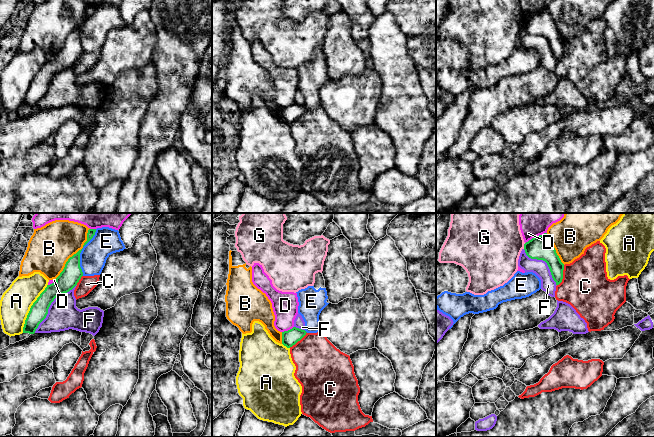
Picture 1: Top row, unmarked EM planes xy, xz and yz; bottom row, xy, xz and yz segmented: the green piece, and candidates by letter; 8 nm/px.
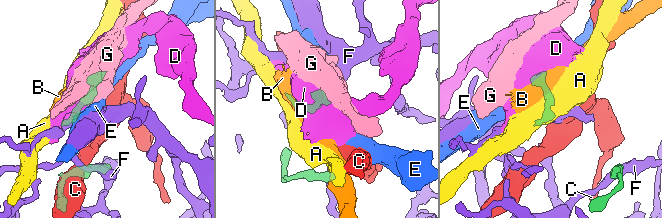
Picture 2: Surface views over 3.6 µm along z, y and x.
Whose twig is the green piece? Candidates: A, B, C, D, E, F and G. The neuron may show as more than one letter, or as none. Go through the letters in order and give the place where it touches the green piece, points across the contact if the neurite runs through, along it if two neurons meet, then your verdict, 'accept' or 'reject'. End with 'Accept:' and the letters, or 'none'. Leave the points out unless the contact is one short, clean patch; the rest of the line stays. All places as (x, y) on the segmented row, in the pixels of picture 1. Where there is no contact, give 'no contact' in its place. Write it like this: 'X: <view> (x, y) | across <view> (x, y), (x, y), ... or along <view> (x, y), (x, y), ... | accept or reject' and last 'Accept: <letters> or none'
A: xy (30, 308) | reject
B: xy (76, 253) | reject
C: yz (562, 275) | along yz (564, 265), (562, 280), (557, 285) | reject
D: yz (535, 237) | reject
E: xy (80, 252) | along xy (96, 229), (93, 237), (80, 253), (82, 275) | reject
F: xy (50, 304) | accept
G: yz (524, 246) | along yz (525, 243), (523, 248) | reject
Accept: F

